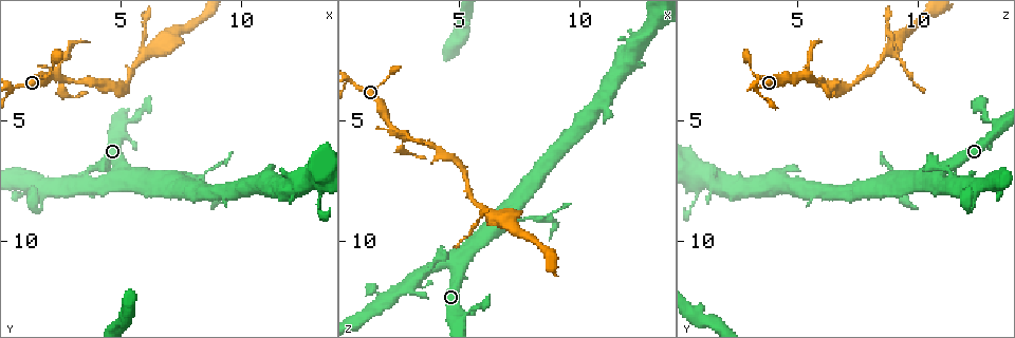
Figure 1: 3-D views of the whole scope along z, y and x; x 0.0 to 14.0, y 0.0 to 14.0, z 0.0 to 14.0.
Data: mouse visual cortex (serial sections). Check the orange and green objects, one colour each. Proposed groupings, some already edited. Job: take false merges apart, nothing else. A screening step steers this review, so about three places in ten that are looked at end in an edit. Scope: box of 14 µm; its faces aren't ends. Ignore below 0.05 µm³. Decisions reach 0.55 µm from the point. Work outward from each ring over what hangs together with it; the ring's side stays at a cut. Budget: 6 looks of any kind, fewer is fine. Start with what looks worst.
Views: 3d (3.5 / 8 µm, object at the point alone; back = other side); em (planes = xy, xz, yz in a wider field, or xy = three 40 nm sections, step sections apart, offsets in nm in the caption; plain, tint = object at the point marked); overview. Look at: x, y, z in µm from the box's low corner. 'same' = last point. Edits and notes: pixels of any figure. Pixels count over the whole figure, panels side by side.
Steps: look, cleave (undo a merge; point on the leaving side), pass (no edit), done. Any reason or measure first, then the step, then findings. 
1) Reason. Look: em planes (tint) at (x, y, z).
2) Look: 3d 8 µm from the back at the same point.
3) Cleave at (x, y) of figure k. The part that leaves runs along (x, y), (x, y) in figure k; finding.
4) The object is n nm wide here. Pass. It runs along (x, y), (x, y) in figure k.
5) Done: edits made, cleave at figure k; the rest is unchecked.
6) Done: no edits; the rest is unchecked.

Look: 3d 3.5 µm at (7.9, 7.3, 9.1).

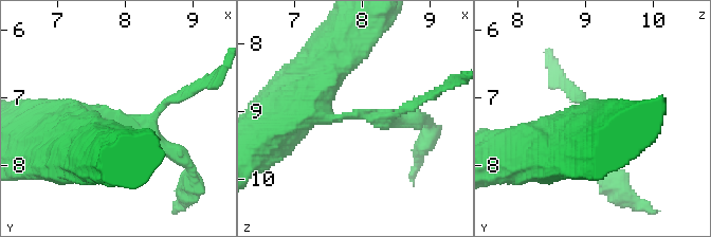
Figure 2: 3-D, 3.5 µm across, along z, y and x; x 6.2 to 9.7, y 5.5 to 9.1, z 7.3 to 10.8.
Need the tissue. Look: em planes (tint) at (7.85, 7.25, 9.05).

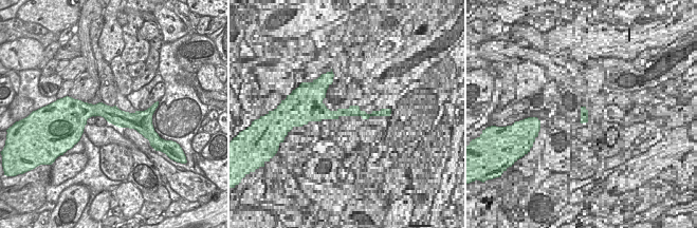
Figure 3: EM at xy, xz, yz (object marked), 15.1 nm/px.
Look: em xy step 5 (tint) at the same point.

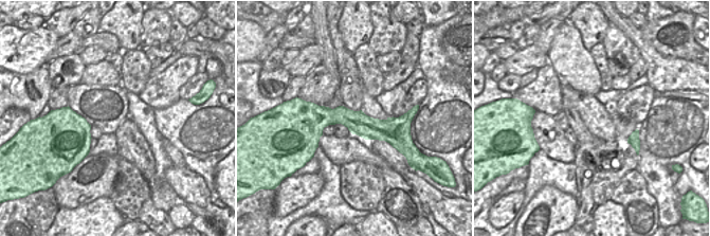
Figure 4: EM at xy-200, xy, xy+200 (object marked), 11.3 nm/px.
Cleave at (379, 123) of figure 2. The part that leaves runs along (342, 119), (423, 119), (426, 126) in figure 2; two cells meet here.

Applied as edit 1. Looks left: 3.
A fork. Look: 3d 8 µm at (2.3, 3.2, 5.4).

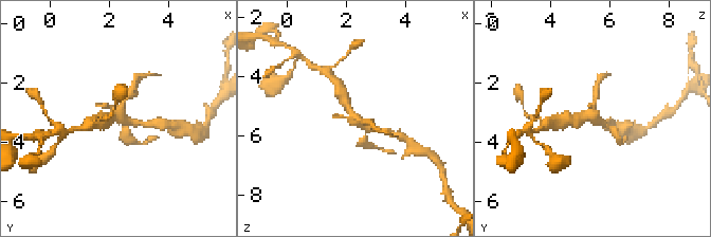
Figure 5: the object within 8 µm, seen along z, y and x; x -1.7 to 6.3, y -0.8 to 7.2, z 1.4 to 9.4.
Look: em xy step 1 (tint) at (2.4, 3.1, 5.5).

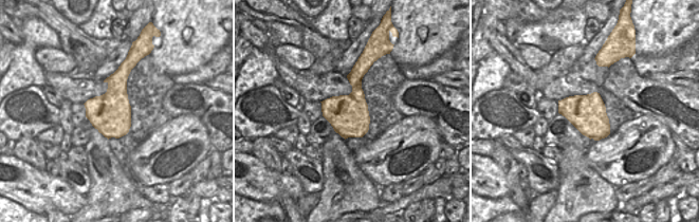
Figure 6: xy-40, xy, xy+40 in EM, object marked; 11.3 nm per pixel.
Pass. It runs along (342, 94), (364, 126), (383, 130) in figure 5; continuous, no second cell.

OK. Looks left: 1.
Done: edits made, cleave at figure 2; the rest is unchecked.

